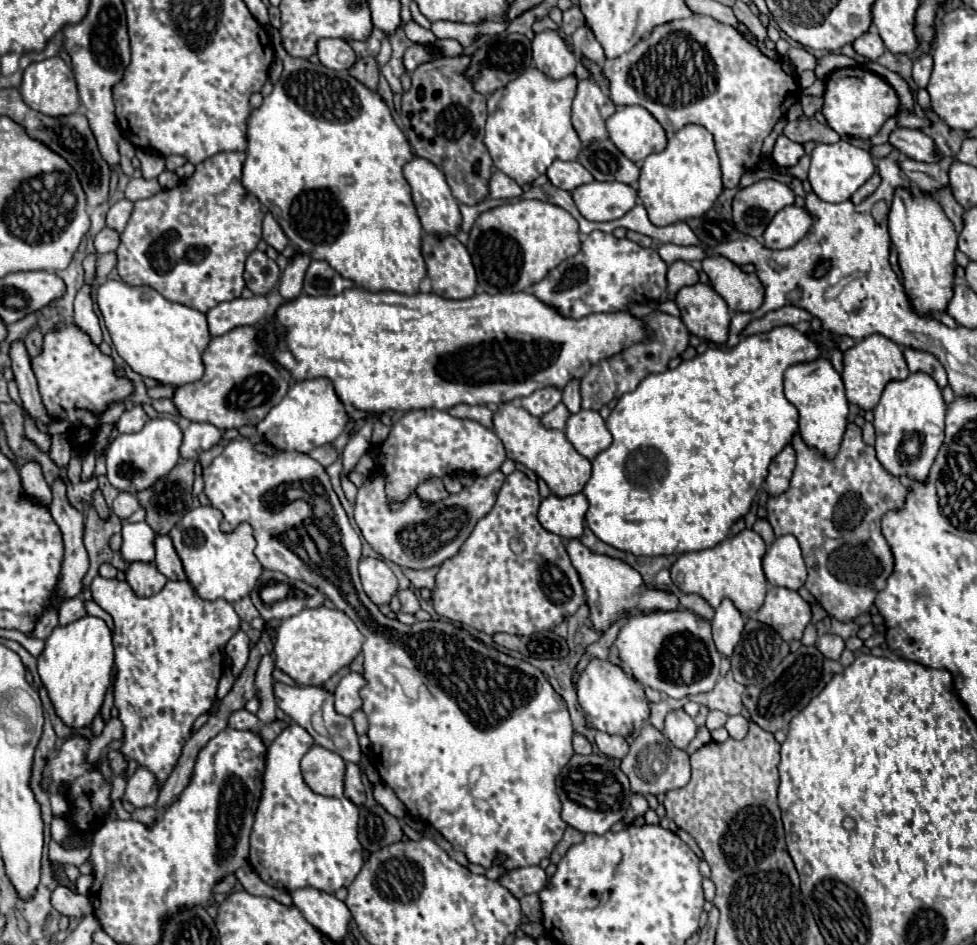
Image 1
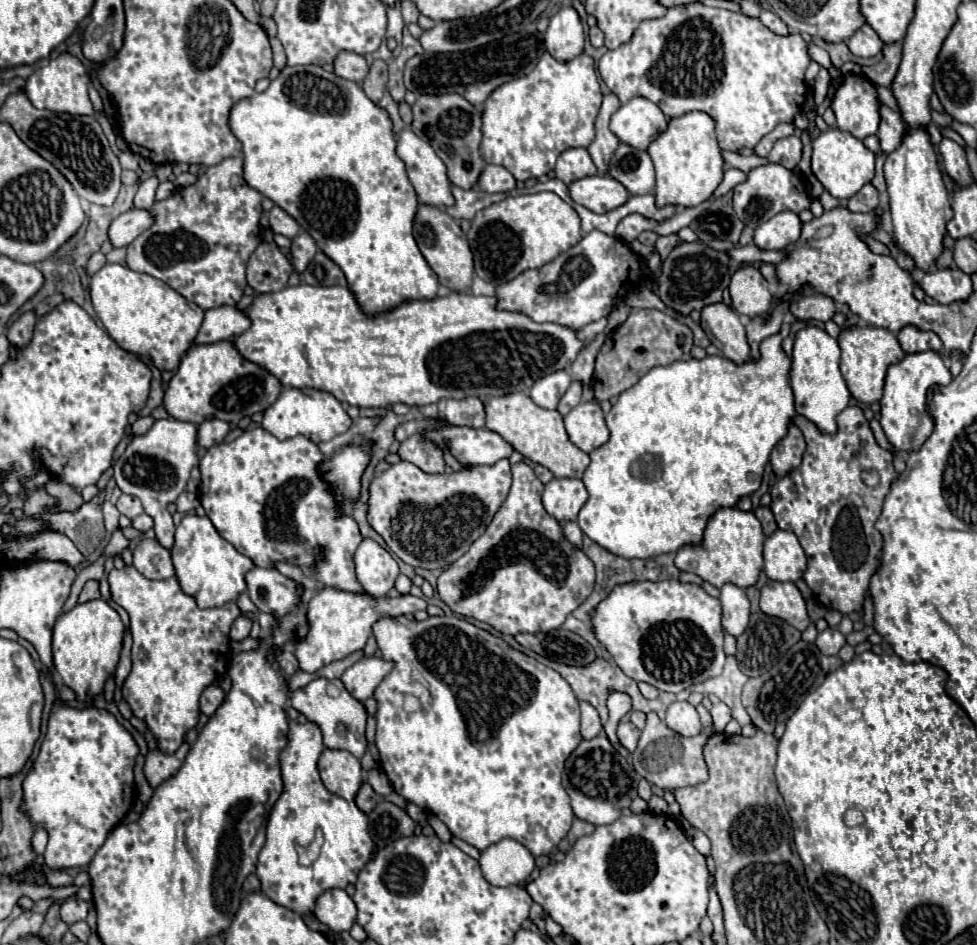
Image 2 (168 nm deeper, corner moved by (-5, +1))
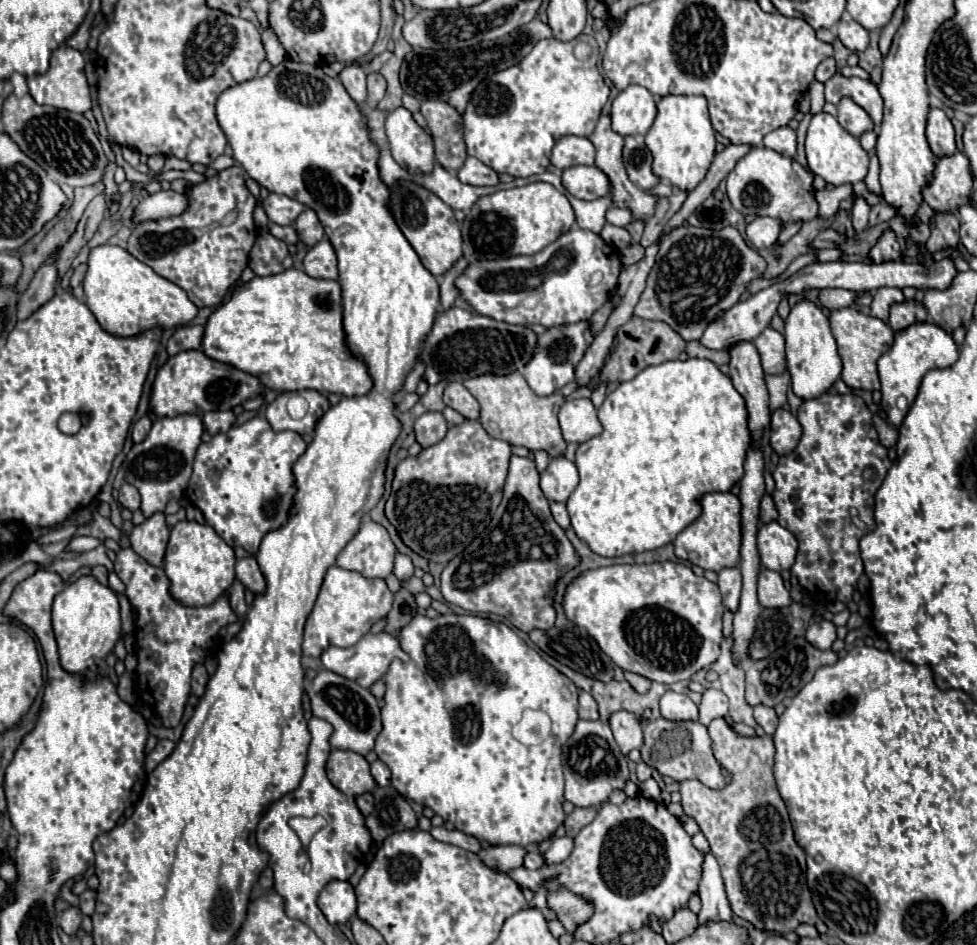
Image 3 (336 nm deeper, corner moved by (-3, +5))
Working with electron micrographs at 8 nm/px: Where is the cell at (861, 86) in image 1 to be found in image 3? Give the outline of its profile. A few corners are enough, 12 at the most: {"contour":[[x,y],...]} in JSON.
{"contour":[[852,99],[838,105],[838,123],[854,137],[874,129]]}

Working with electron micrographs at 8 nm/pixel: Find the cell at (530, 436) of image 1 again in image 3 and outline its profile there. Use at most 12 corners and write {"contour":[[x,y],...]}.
{"contour":[[464,379],[480,423],[510,445],[564,455],[558,409],[526,379]]}

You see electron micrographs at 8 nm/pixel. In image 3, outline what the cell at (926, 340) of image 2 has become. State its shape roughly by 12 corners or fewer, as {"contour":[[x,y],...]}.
{"contour":[[916,299],[890,305],[894,331],[926,321],[928,311]]}

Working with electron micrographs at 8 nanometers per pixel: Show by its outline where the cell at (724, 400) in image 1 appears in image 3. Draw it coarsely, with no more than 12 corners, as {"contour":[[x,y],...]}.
{"contour":[[708,359],[620,383],[566,509],[602,557],[730,491],[742,395]]}

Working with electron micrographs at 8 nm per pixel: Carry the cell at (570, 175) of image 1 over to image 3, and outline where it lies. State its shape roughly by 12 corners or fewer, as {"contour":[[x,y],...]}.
{"contour":[[564,135],[552,149],[552,165],[594,165],[588,137]]}

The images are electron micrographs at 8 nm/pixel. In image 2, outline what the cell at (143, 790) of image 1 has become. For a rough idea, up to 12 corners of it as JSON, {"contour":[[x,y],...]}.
{"contour":[[190,745],[174,755],[158,749],[146,755],[144,777],[156,789],[184,763]]}

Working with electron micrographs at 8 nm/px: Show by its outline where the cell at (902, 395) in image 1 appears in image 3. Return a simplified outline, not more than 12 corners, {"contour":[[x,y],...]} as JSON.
{"contour":[[940,325],[896,331],[878,359],[882,407],[898,427],[926,371],[960,351]]}

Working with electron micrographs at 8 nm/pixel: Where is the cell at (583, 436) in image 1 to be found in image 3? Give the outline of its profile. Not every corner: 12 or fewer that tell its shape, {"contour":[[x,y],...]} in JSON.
{"contour":[[570,399],[558,413],[566,443],[602,433],[590,399]]}

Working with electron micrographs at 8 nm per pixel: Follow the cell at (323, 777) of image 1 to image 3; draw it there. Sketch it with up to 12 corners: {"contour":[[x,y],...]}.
{"contour":[[332,749],[330,783],[347,797],[376,787],[368,761],[354,751]]}

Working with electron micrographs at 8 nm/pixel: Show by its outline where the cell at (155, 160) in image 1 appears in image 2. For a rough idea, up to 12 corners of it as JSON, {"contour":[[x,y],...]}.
{"contour":[[158,177],[142,181],[134,197],[134,209],[154,203]]}

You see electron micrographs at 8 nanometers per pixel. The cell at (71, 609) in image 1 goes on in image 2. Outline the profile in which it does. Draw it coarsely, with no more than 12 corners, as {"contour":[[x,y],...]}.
{"contour":[[88,581],[78,603],[88,603],[100,597],[98,581]]}

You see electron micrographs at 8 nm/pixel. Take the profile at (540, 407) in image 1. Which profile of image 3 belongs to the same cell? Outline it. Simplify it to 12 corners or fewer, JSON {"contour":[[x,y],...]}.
{"contour":[[590,321],[540,333],[522,369],[536,395],[574,379]]}

